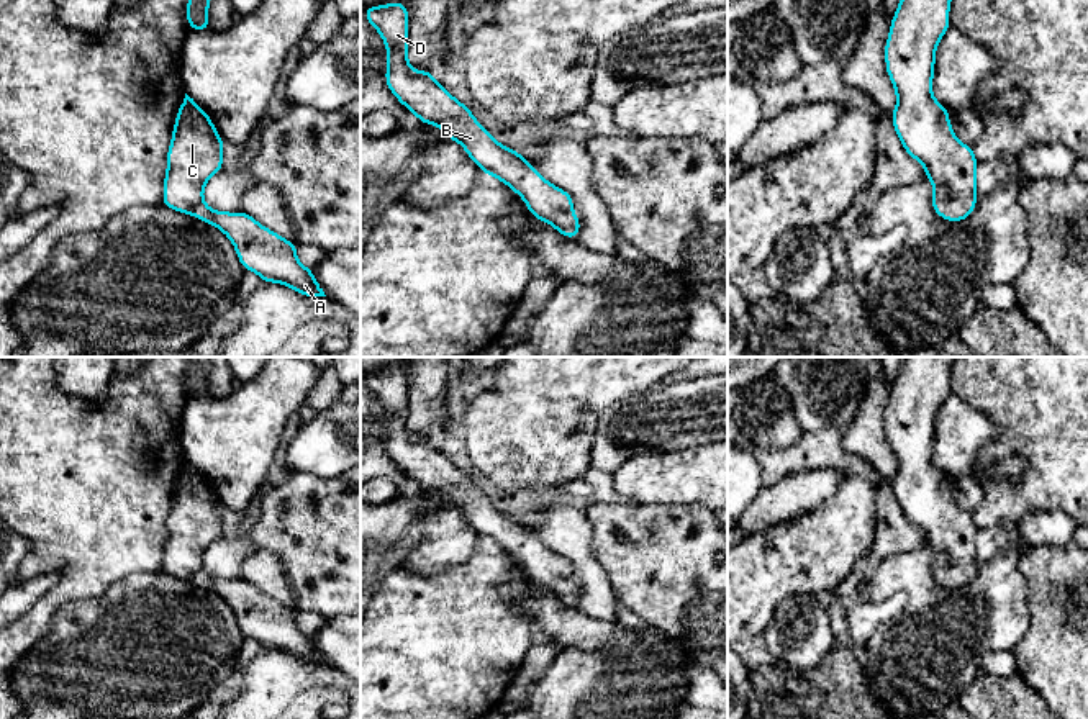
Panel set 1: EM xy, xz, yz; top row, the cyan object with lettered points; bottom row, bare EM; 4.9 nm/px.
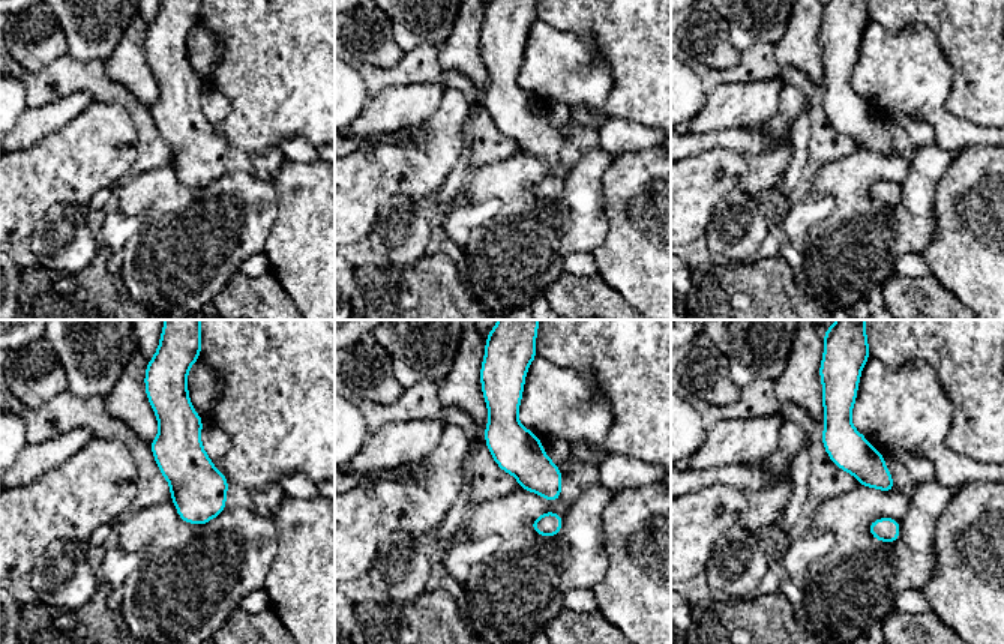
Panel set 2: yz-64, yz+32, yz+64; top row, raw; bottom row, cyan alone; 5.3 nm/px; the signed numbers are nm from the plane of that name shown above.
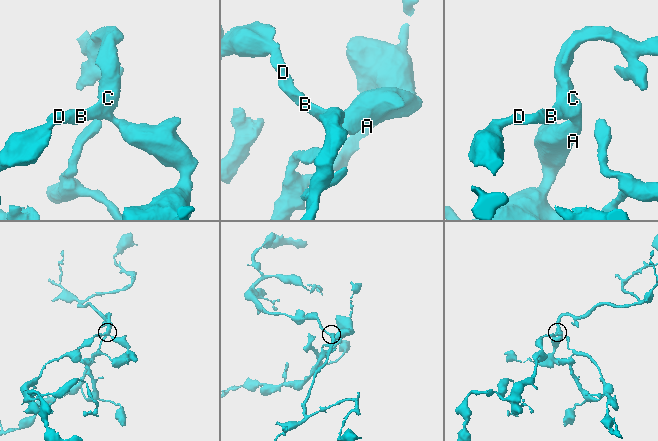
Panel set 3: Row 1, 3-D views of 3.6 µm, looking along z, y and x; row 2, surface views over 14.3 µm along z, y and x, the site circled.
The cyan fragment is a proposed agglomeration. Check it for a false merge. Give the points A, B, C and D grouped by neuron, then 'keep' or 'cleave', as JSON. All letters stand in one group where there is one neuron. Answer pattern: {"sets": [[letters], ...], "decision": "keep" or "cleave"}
{"sets": [["A", "B", "C", "D"]], "decision": "keep"}

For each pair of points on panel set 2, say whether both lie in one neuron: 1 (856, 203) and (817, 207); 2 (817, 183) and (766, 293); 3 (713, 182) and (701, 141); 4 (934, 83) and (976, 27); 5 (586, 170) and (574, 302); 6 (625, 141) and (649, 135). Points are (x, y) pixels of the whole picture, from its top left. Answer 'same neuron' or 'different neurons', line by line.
1: different neurons
2: different neurons
3: different neurons
4: different neurons
5: different neurons
6: same neuron

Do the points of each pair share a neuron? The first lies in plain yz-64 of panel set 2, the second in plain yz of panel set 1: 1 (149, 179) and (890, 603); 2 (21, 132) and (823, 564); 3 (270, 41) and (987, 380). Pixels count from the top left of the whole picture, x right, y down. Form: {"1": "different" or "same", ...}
{"1": "different", "2": "different", "3": "same"}

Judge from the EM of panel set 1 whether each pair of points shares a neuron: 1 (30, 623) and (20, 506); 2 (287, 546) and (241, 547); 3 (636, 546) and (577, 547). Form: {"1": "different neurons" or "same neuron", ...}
{"1": "same neuron", "2": "different neurons", "3": "different neurons"}

